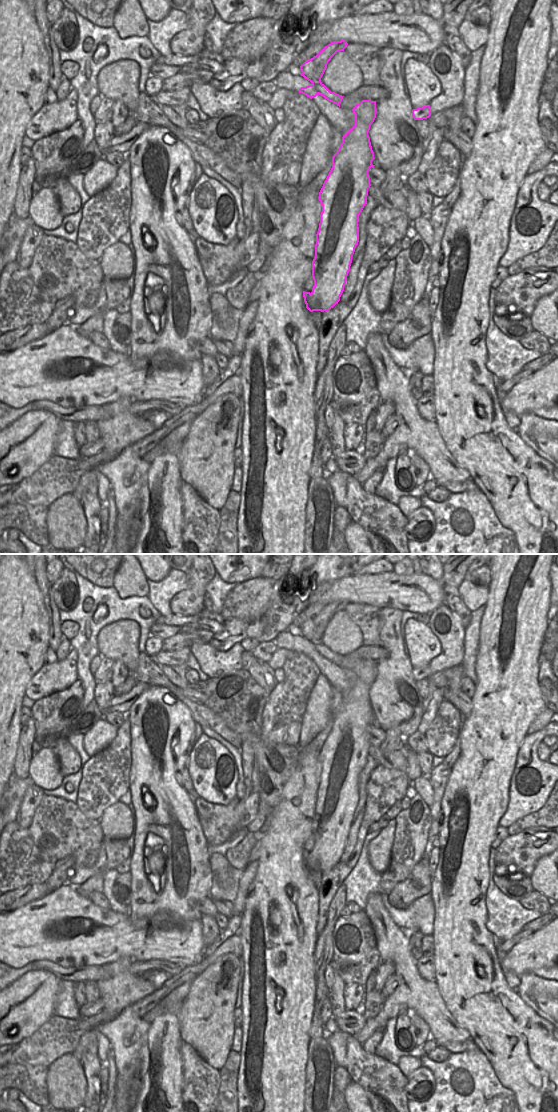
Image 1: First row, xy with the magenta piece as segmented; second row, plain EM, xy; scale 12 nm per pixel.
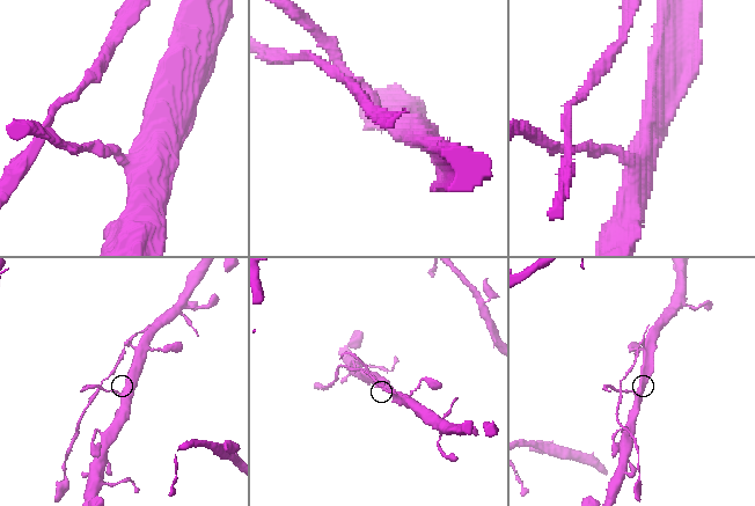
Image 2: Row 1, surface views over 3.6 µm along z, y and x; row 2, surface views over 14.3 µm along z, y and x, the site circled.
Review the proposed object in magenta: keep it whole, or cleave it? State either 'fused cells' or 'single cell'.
fused cells

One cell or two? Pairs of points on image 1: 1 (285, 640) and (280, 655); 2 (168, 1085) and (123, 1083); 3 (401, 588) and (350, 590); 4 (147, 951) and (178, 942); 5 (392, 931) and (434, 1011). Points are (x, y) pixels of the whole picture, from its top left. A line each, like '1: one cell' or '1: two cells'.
1: two cells
2: one cell
3: one cell
4: one cell
5: one cell

